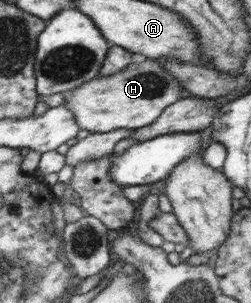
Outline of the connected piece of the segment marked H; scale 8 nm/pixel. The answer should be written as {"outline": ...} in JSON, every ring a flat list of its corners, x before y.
{"outline":[[146,59,141,64,129,64,117,74,100,76,75,89,63,92,65,104,72,112,77,127,88,133,107,133,115,128,137,128,152,125,157,117,179,98,179,83,175,76,169,75,160,63]]}

